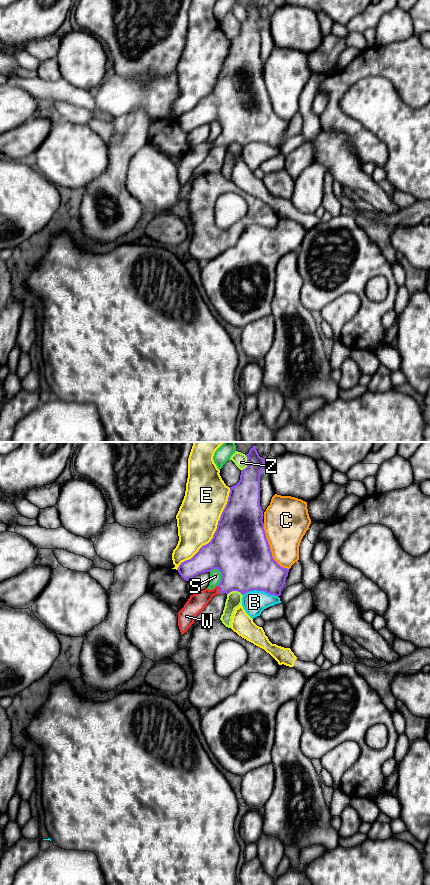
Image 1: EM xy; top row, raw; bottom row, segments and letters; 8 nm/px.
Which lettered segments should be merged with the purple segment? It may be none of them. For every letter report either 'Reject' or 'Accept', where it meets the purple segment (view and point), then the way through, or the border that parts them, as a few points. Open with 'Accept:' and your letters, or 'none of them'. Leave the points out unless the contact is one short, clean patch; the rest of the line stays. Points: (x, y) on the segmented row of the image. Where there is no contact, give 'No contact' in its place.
Accept: W
B: Reject. Touches purple at xy (260, 590)
C: Reject. Touches purple at xy (269, 548)
E: Reject. Touches purple at xy (215, 531)
S: Reject. Touches purple at xy (221, 575)
W: Accept. Touches purple at xy (220, 589). Path across: xy (243, 568), (220, 589), (207, 594), (197, 602)
Z: Reject. Touches purple at xy (247, 463)

